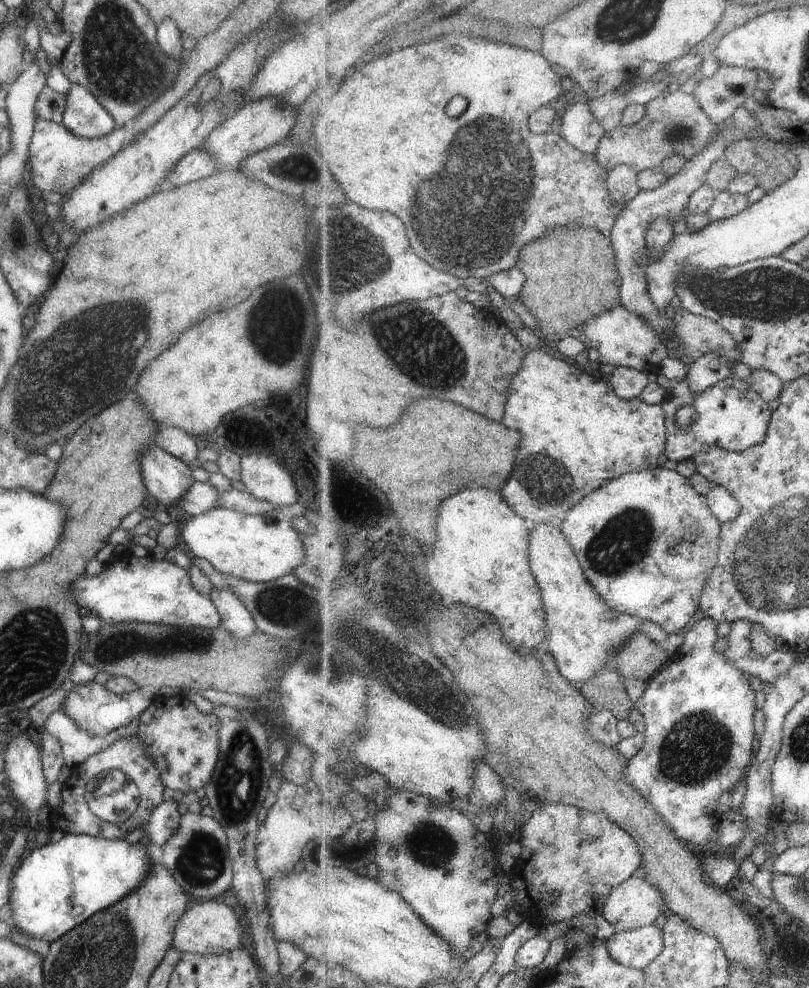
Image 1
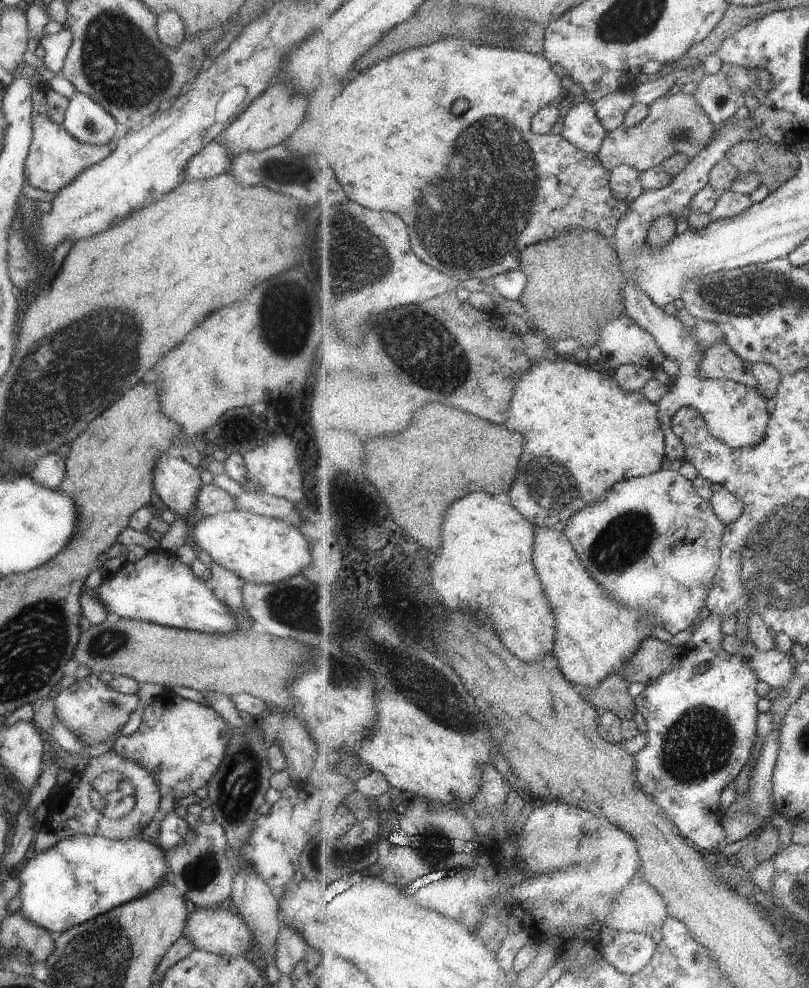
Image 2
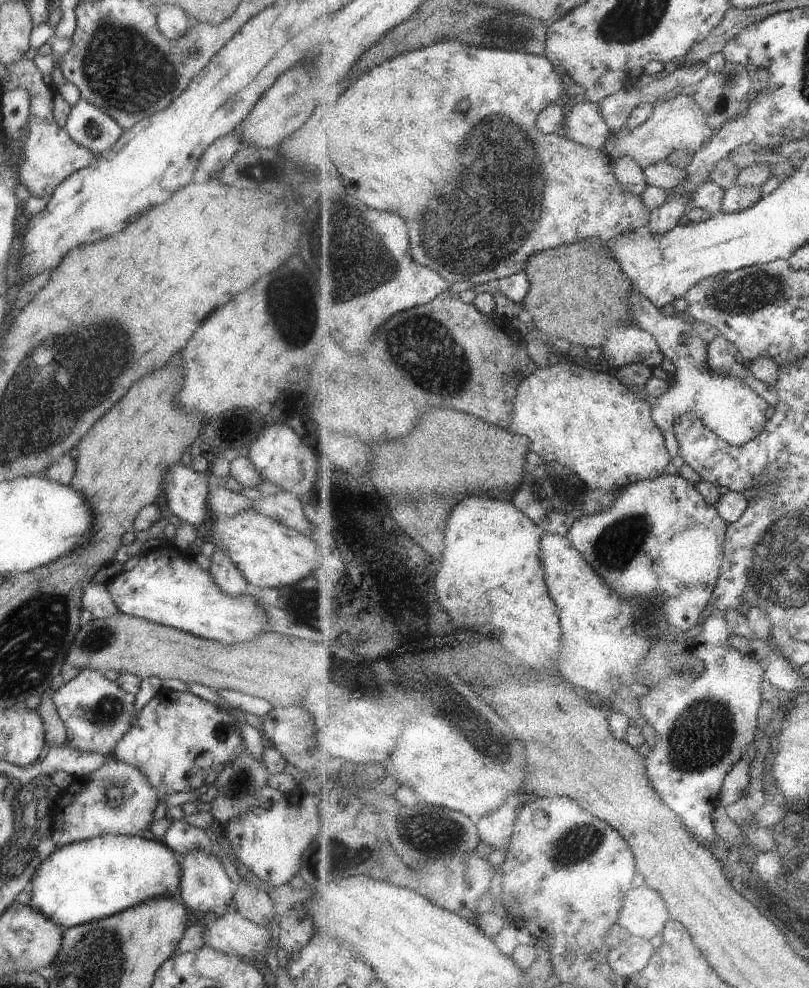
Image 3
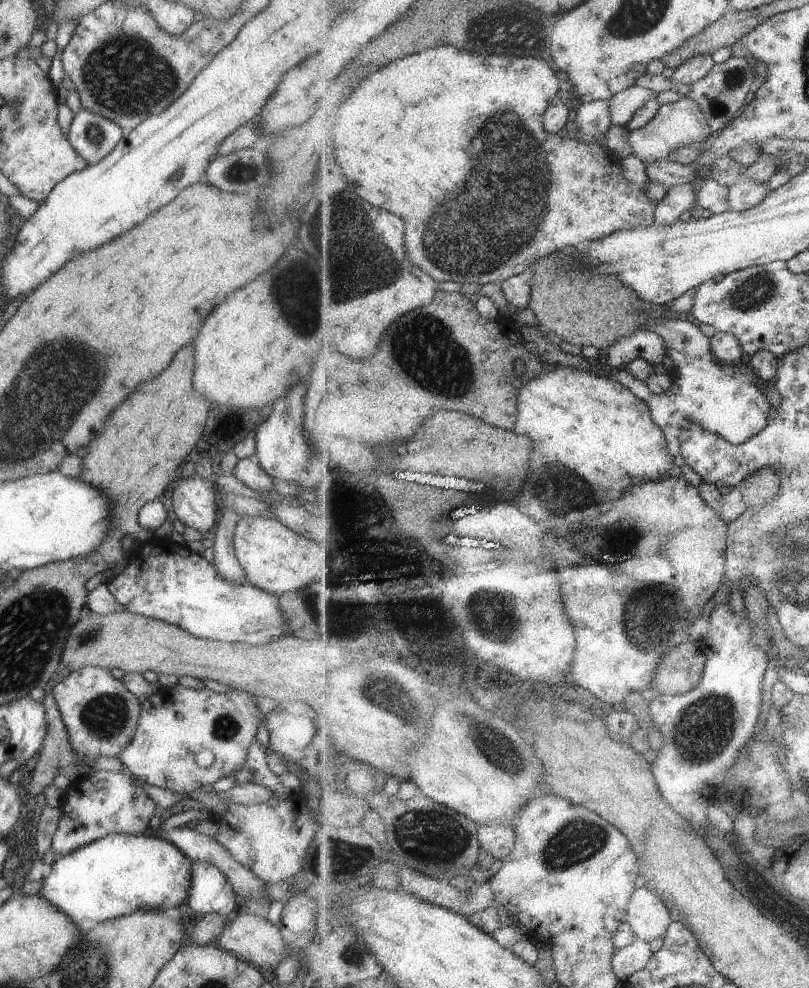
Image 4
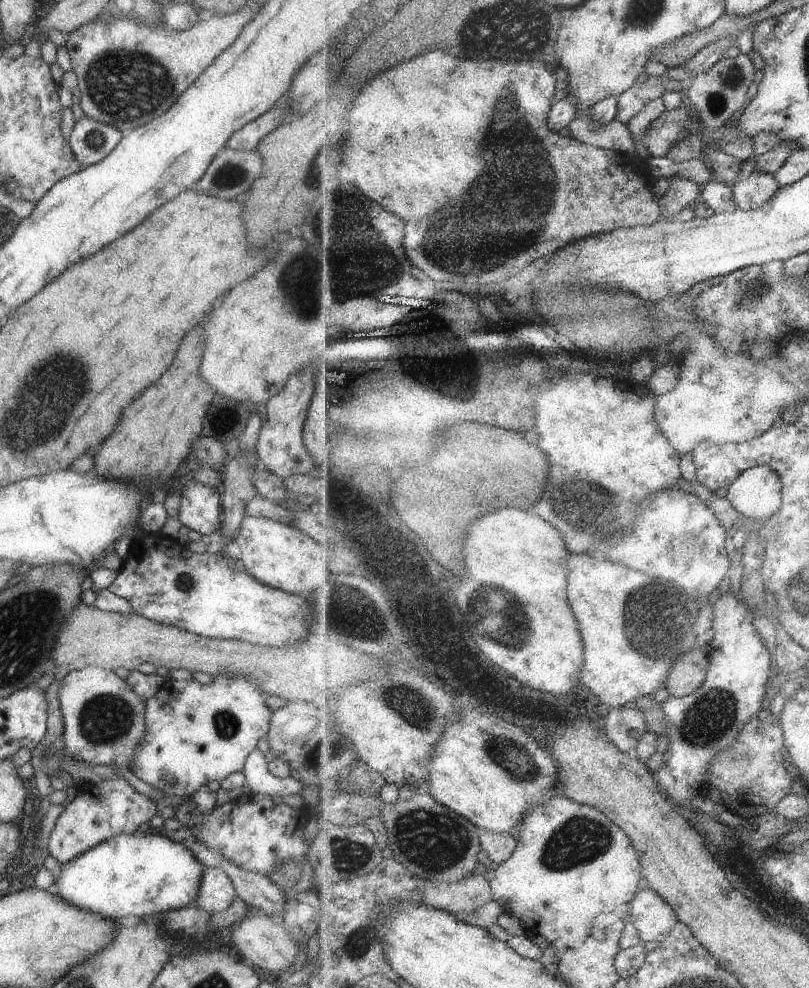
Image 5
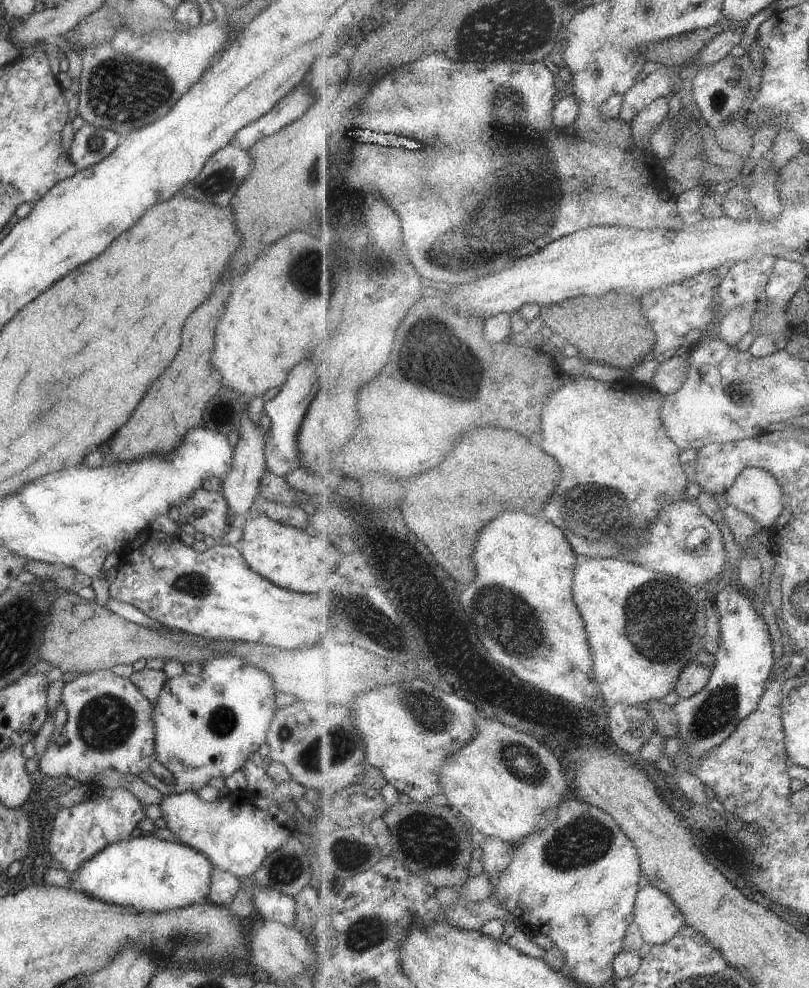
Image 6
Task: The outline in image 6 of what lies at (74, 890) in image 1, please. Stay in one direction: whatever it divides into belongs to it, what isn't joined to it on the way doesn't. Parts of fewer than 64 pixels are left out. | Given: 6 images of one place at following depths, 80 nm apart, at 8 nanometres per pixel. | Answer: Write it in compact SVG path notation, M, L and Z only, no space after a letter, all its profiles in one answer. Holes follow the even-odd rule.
M147 833L137 836L137 838L128 837L124 840L117 840L117 842L111 842L111 844L103 846L99 852L95 852L91 858L87 858L75 872L69 873L68 888L75 890L75 892L79 894L87 894L87 898L95 898L95 900L105 902L105 904L109 902L109 904L113 904L113 906L121 906L121 908L124 909L141 910L141 912L163 912L165 910L181 909L204 900L205 896L207 896L207 892L209 892L209 878L211 878L212 868L210 861L204 857L203 854L200 854L194 849L183 846L183 844L180 844L178 841L159 840L152 833Z

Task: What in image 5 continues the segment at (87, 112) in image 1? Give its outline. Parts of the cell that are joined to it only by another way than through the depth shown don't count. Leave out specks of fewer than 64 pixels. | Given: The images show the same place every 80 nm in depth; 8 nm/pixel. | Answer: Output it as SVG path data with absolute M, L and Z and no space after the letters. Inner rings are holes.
M83 116L74 122L67 142L76 161L86 167L105 158L124 134Z

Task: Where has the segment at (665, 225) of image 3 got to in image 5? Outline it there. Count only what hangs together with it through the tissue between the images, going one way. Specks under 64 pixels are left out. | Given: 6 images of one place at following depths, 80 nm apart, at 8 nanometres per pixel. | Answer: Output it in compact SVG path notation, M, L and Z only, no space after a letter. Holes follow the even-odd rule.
M674 178L670 181L668 192L659 199L663 216L667 220L677 219L679 210L693 206L700 199L699 185L691 180Z

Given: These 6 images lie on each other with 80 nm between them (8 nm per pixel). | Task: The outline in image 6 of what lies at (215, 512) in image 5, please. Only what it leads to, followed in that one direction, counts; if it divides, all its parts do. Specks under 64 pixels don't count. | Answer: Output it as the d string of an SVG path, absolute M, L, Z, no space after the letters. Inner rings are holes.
M200 487L183 504L186 505L187 524L190 524L195 532L219 543L221 536L230 528L230 516L223 496Z

